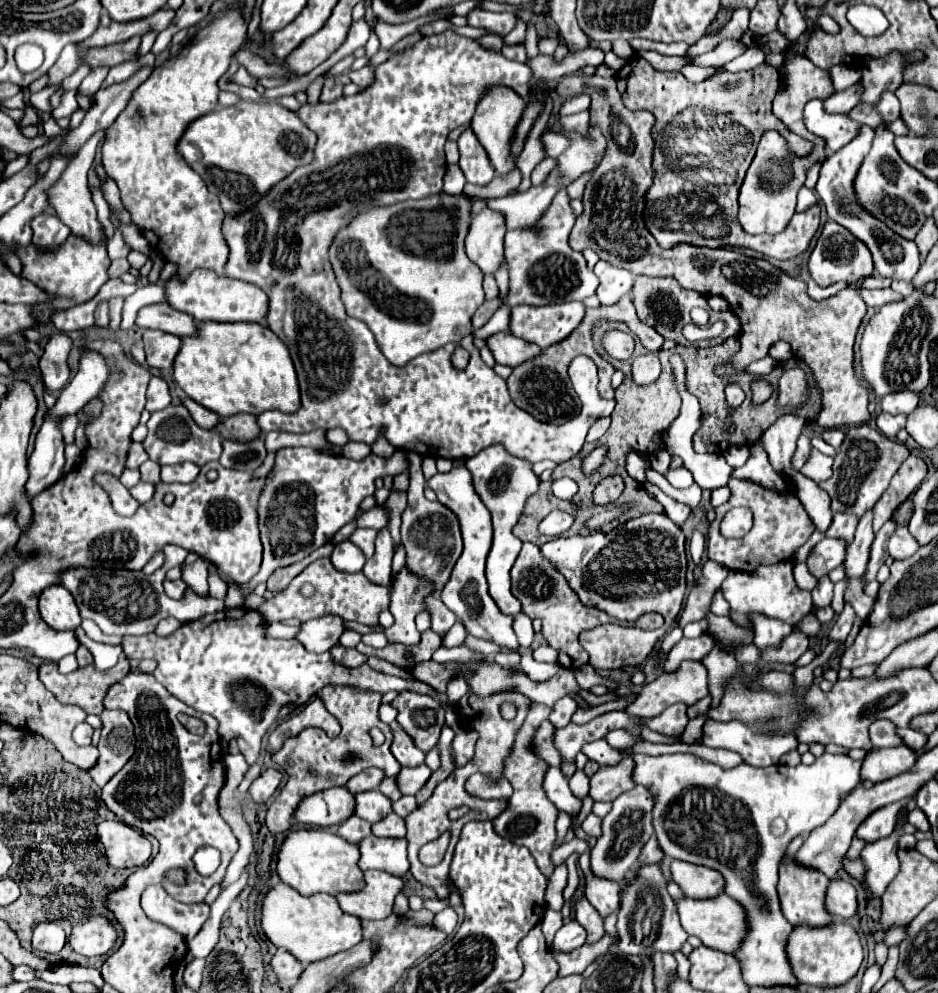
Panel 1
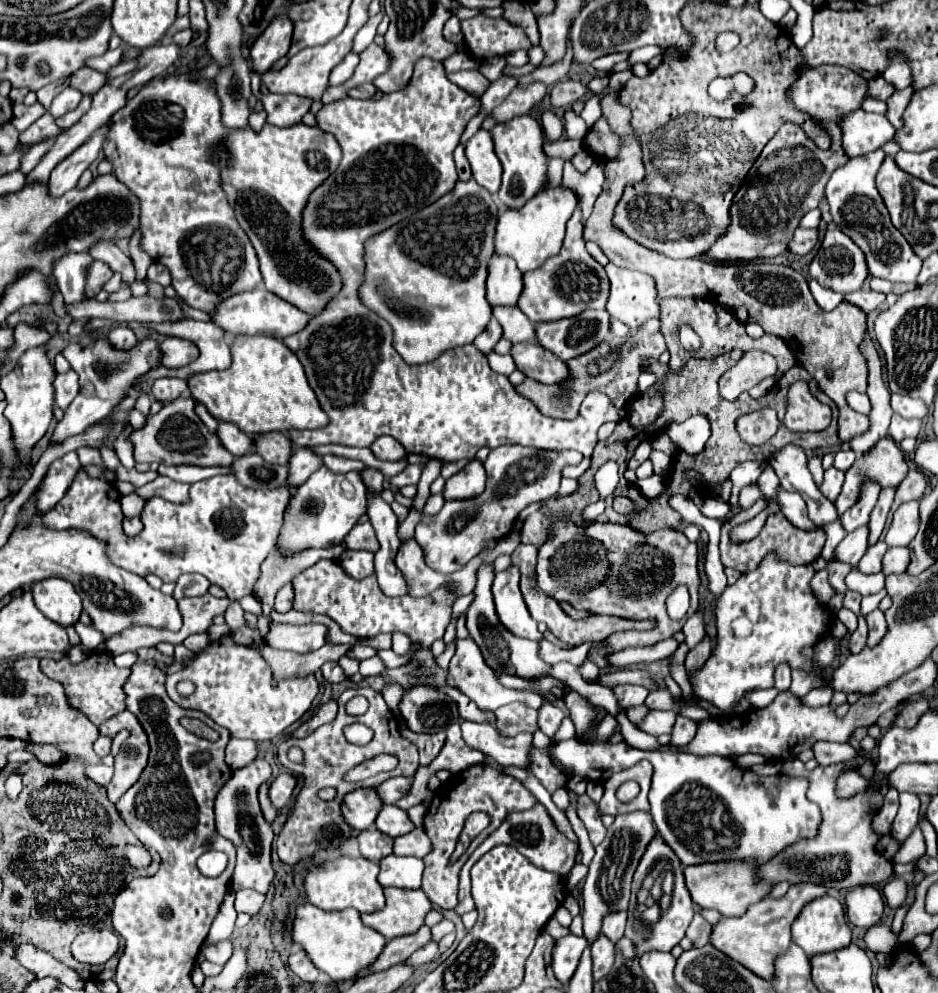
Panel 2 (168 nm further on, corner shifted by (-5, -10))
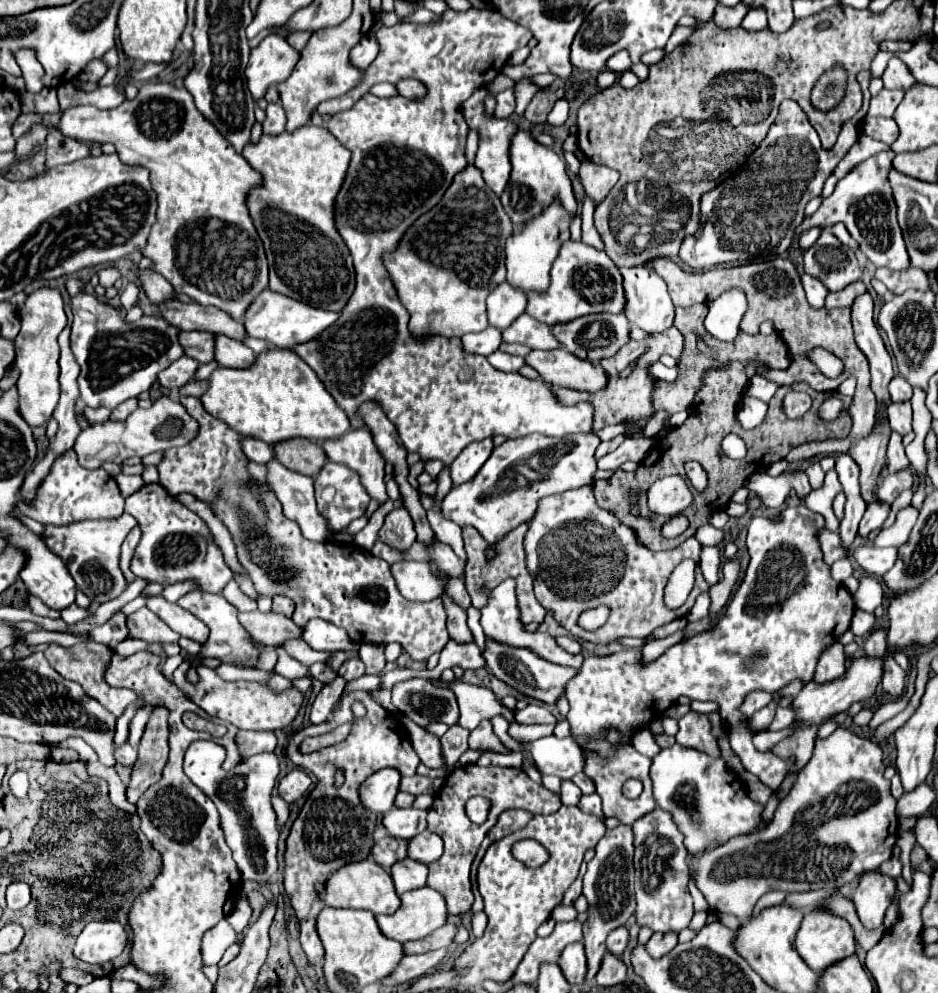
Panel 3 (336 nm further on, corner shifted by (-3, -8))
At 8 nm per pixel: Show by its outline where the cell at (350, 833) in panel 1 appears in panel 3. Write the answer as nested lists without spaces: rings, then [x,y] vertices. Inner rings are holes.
[[[386,835],[384,839],[380,839],[380,841],[374,845],[372,857],[374,857],[376,863],[380,863],[384,869],[390,869],[394,863],[398,863],[398,861],[402,861],[402,859],[408,857],[408,841]]]

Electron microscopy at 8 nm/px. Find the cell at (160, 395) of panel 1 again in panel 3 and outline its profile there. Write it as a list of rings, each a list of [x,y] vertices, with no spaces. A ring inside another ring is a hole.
[[[184,355],[184,357],[180,357],[180,361],[176,361],[176,365],[170,365],[164,373],[160,373],[158,381],[166,389],[180,389],[194,377],[198,367],[200,367],[200,363],[196,359]]]

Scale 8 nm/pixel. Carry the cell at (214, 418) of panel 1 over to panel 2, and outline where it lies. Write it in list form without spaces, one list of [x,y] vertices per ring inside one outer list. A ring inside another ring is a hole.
[[[220,421],[216,435],[232,455],[244,455],[244,453],[250,453],[254,449],[252,437],[246,433],[240,433],[240,429],[234,423]]]

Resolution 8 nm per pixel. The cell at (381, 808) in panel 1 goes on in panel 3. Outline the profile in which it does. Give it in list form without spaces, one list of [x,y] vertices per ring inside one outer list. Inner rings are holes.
[[[396,809],[384,813],[384,827],[392,837],[412,839],[426,829],[426,813],[418,809]]]

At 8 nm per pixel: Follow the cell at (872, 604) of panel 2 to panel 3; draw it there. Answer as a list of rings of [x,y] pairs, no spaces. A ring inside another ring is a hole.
[[[856,609],[850,631],[852,631],[856,637],[868,637],[868,635],[872,633],[874,625],[876,625],[876,617],[874,617],[872,613],[866,613],[866,611],[862,611],[862,609]]]

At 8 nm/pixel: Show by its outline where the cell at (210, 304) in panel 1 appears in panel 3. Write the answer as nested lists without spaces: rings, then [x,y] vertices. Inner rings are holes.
[[[266,289],[264,293],[260,293],[260,299],[256,299],[252,303],[252,309],[248,309],[248,313],[244,315],[244,325],[248,325],[248,335],[250,337],[266,339],[278,349],[294,349],[300,343],[316,339],[338,317],[340,317],[340,313],[316,309],[316,307],[304,305],[304,303],[300,303],[296,299],[290,299],[290,297],[282,295],[282,293],[274,293],[270,289]]]

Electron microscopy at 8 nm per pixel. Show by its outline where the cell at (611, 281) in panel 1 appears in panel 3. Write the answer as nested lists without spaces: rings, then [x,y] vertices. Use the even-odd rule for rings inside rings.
[[[646,267],[620,269],[628,295],[626,317],[646,333],[662,333],[674,325],[674,305],[666,283]]]

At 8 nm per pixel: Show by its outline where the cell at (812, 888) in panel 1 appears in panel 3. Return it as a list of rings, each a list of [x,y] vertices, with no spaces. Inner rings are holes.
[[[814,909],[812,913],[804,915],[802,927],[796,935],[796,949],[810,969],[816,969],[818,973],[822,973],[836,961],[842,961],[842,959],[854,955],[856,939],[854,939],[854,931],[848,925],[848,921],[838,919],[836,915],[830,915],[826,909]]]

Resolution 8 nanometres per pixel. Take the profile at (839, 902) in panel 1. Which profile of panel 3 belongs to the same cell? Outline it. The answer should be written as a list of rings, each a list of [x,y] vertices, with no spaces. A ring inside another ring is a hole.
[[[868,871],[860,877],[852,901],[858,917],[868,929],[878,929],[884,923],[886,909],[892,905],[896,895],[896,881],[884,873]]]

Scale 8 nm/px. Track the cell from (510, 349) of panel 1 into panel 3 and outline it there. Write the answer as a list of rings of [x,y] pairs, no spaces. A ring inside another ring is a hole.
[[[564,347],[556,351],[532,351],[526,357],[526,363],[532,365],[540,377],[554,387],[588,393],[598,393],[608,387],[608,375],[600,365],[584,361]]]

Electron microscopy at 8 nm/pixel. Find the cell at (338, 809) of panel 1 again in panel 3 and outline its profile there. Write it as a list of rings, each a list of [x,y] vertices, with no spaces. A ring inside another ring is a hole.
[[[386,767],[376,771],[372,777],[368,777],[368,781],[364,781],[364,787],[360,787],[364,807],[374,815],[386,813],[394,805],[398,785],[400,785],[400,773],[396,769]]]

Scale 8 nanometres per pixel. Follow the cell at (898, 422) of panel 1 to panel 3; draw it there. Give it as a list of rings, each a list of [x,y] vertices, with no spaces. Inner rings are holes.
[[[908,401],[904,403],[890,403],[888,407],[888,419],[890,419],[890,429],[906,435],[912,431],[912,407]]]

